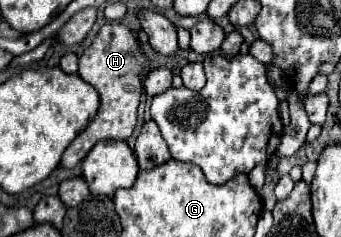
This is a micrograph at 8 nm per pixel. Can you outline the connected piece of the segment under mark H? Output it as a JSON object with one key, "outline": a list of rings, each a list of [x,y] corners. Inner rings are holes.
{"outline":[[[107,22],[101,26],[91,46],[85,48],[85,52],[79,56],[79,72],[77,72],[85,82],[95,86],[95,90],[101,96],[101,106],[91,124],[83,132],[79,132],[79,136],[71,142],[71,146],[63,154],[61,166],[73,168],[87,156],[87,152],[99,140],[127,140],[133,134],[137,122],[137,108],[143,92],[145,60],[147,56],[143,56],[137,38],[127,26],[123,26],[121,22]]]}

